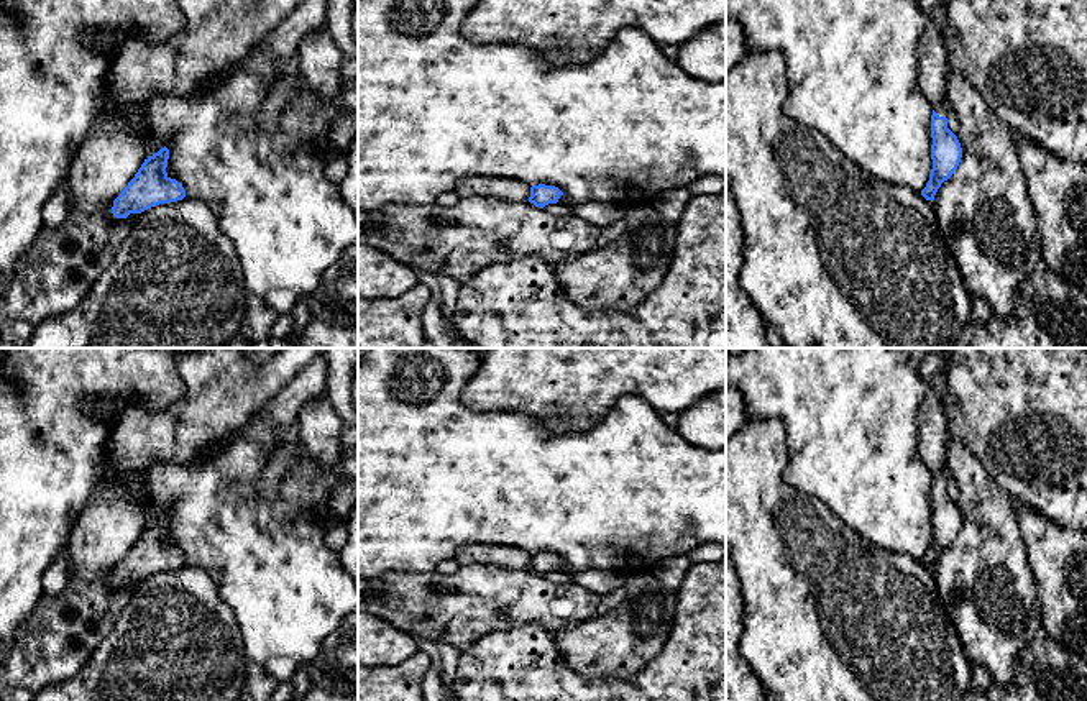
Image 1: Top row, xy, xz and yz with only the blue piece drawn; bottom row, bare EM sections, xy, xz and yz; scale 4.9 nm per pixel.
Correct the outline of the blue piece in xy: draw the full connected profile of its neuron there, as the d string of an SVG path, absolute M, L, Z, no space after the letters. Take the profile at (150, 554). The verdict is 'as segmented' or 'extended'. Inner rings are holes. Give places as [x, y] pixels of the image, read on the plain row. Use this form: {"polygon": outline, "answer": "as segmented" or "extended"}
{"polygon": "M164 514L141 532L135 545L113 568L112 581L126 586L159 571L171 571L186 565L184 555L166 540L169 517Z", "answer": "as segmented"}

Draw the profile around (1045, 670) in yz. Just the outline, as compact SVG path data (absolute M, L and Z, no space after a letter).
M1049 635L1030 640L1015 662L1015 678L1008 685L990 685L987 691L974 686L962 701L1087 701L1087 662L1067 652Z

